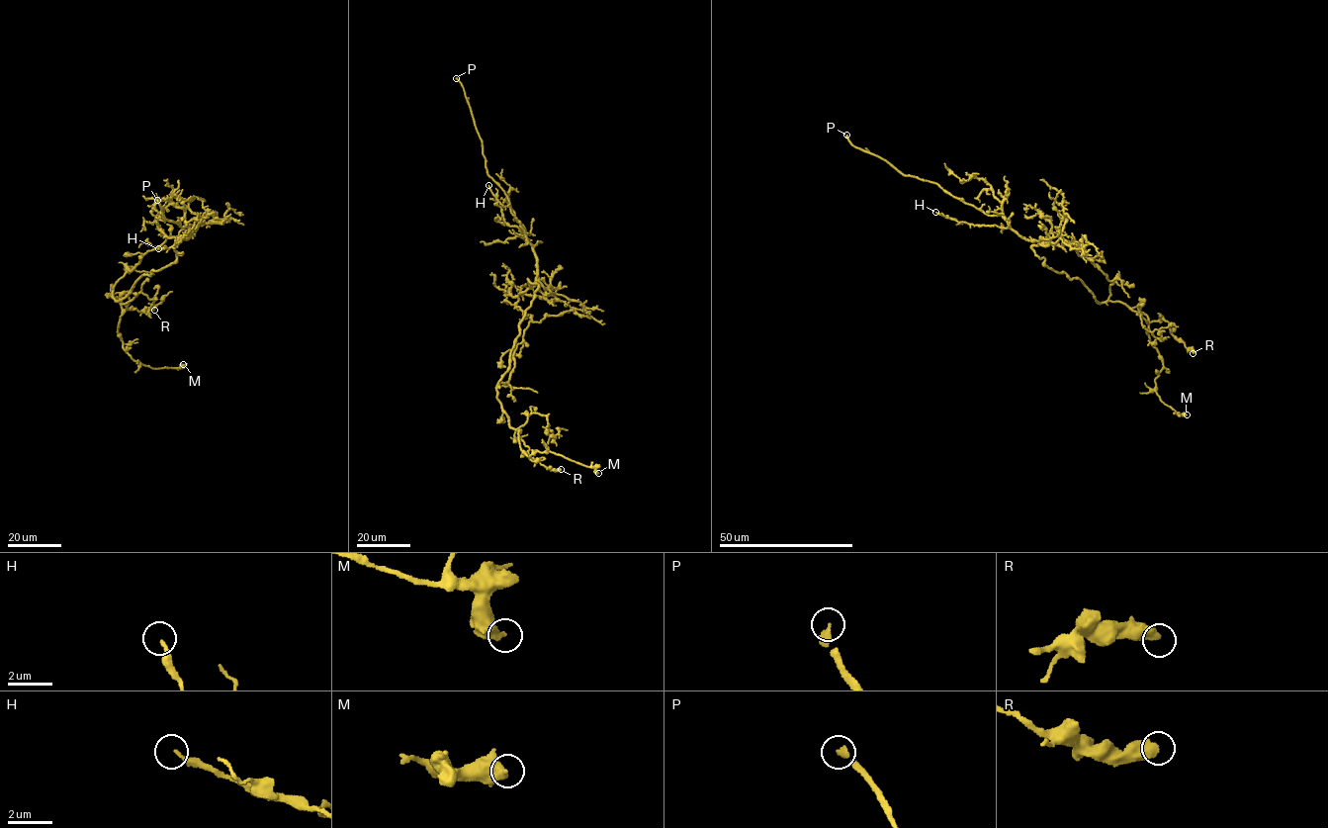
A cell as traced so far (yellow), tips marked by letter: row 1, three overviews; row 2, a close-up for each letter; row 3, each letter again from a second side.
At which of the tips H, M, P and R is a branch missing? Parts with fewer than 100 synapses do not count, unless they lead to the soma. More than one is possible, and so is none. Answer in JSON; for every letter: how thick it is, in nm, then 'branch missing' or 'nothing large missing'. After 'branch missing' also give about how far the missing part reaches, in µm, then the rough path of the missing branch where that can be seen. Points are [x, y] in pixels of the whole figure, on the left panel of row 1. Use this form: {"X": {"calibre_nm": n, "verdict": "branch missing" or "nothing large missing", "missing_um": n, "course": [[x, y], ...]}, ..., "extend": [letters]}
{"H": {"calibre_nm": 190, "verdict": "nothing large missing"}, "M": {"calibre_nm": 360, "verdict": "nothing large missing"}, "P": {"calibre_nm": 280, "verdict": "branch missing", "missing_um": 40, "course": [[157, 200], [151, 181], [145, 177], [162, 154], [176, 150]]}, "R": {"calibre_nm": 550, "verdict": "nothing large missing"}, "extend": ["P"]}

